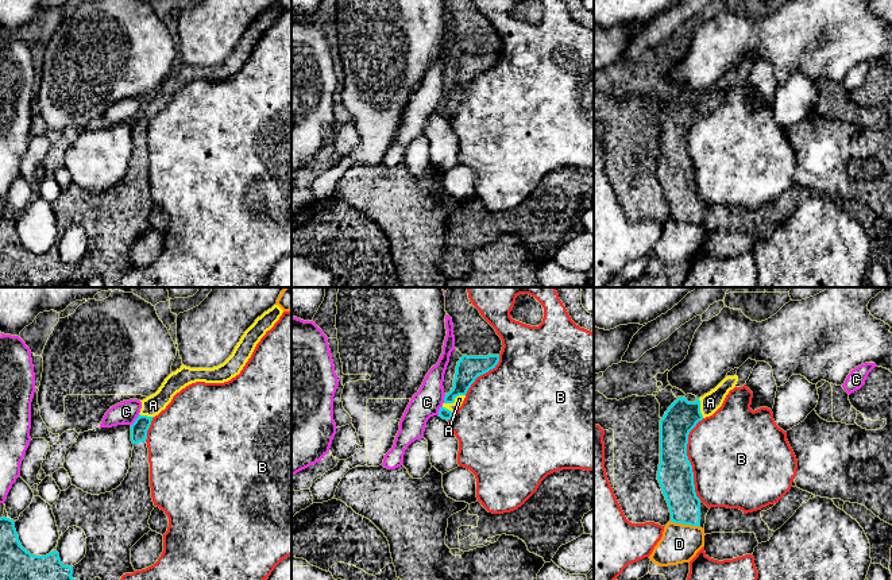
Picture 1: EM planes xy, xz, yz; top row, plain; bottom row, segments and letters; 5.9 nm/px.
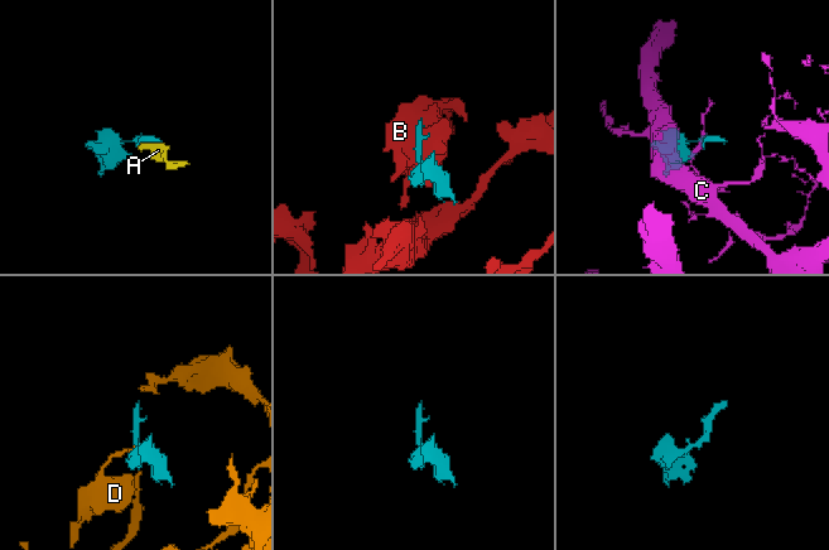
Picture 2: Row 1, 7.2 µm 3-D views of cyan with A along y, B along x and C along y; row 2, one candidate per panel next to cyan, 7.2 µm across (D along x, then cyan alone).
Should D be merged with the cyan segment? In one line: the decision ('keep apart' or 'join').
keep apart

